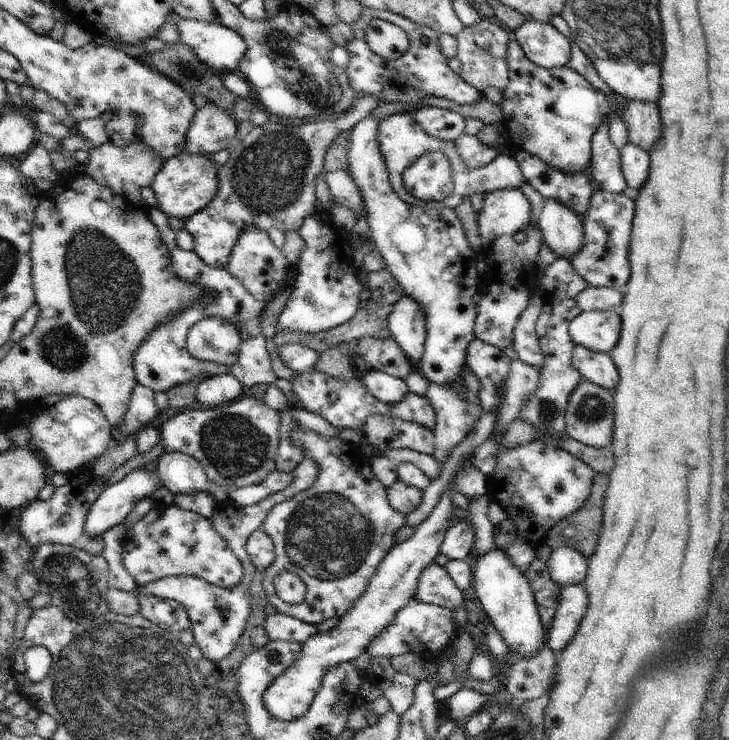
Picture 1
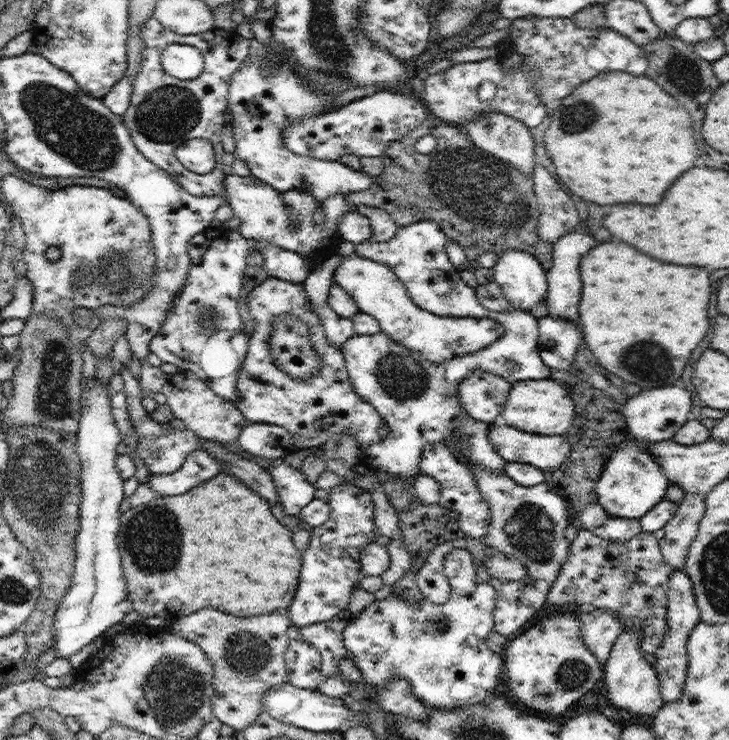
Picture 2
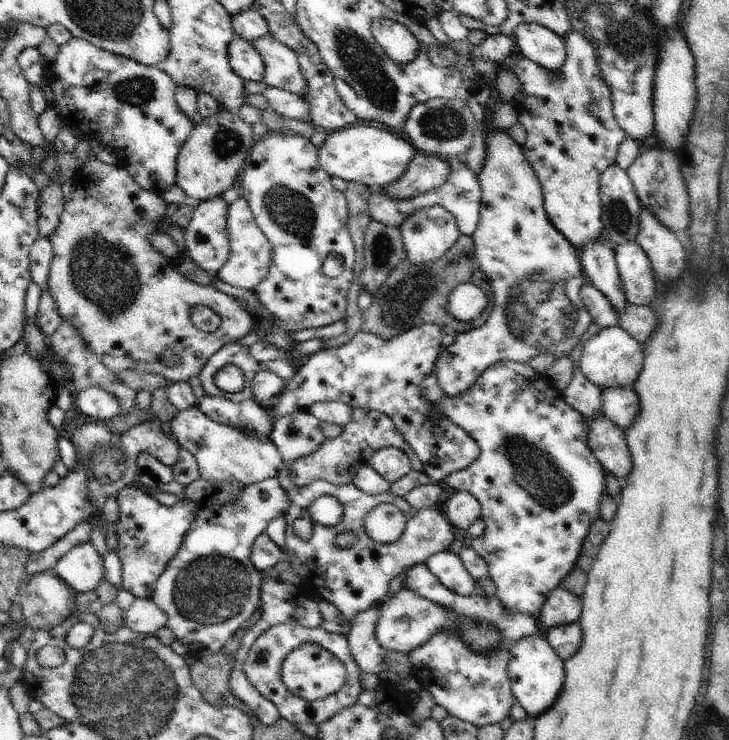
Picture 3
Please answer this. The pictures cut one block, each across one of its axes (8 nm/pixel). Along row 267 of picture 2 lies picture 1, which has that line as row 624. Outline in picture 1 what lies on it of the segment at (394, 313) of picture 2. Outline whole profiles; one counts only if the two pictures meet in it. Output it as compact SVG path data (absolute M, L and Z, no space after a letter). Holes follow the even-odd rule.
M448 489L445 491L430 516L415 528L412 537L398 543L386 554L386 558L378 565L372 576L370 584L366 586L364 594L354 602L354 606L346 614L339 617L338 624L328 631L317 632L304 641L304 654L300 654L294 660L294 664L282 676L278 676L272 682L272 686L268 686L264 695L264 706L274 718L282 722L298 720L312 705L324 674L332 666L355 660L360 654L367 652L370 642L378 634L382 634L382 630L386 632L388 626L394 622L396 614L414 599L420 573L434 562L434 558L441 552L445 534L455 522L451 521L450 517L457 506L452 502Z

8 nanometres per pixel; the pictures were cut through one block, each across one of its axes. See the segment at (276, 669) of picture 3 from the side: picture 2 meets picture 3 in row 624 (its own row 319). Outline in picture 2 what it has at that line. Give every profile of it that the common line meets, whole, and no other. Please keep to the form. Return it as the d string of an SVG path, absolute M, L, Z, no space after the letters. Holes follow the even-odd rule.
M294 314L280 318L270 335L272 362L288 376L306 380L321 368L321 360L310 340L310 326Z

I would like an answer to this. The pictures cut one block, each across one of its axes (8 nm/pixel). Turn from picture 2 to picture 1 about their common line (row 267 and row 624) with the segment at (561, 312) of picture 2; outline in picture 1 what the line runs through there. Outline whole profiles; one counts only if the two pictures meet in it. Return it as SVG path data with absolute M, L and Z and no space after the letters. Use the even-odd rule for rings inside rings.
M584 584L564 586L558 598L558 608L547 632L547 645L554 650L564 650L576 636L580 620L588 610L588 594Z

